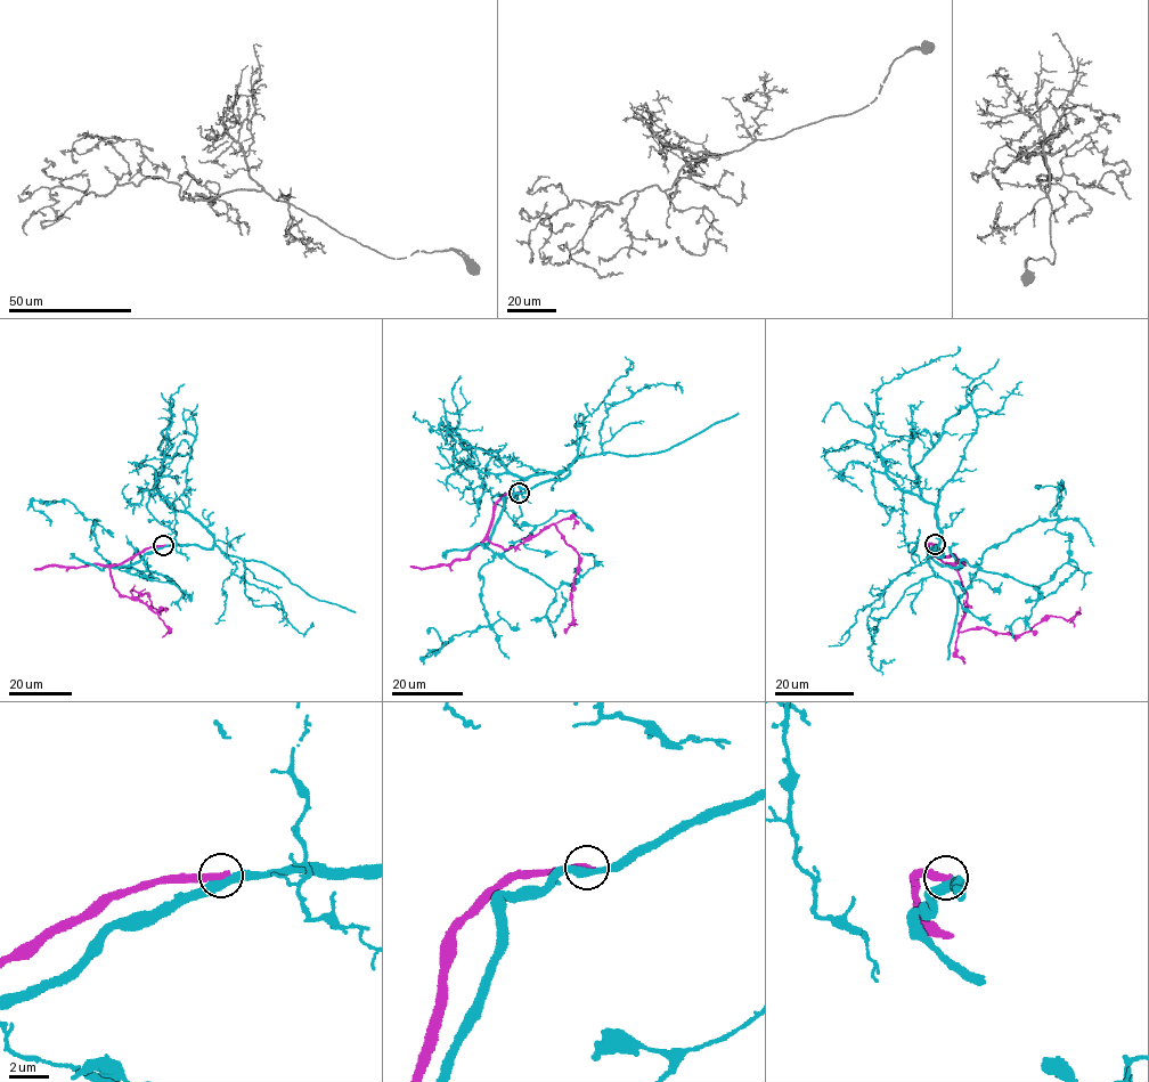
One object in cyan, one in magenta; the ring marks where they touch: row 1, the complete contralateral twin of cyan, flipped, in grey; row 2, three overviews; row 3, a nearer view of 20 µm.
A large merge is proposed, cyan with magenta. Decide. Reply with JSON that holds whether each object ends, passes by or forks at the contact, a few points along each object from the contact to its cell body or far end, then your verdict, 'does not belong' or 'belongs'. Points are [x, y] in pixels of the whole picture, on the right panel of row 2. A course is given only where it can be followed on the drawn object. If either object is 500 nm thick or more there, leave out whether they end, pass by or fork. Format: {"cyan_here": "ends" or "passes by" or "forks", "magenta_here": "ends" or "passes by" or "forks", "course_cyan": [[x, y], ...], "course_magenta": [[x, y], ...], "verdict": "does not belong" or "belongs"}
{"cyan_here": "passes by", "magenta_here": "ends", "course_cyan": [[935, 544], [939, 556], [935, 506], [889, 479], [873, 449], [872, 423], [879, 387], [953, 355], [958, 347]], "course_magenta": [[934, 544], [968, 599], [960, 632], [1017, 635], [1050, 617], [1074, 618], [1080, 607]], "verdict": "does not belong"}

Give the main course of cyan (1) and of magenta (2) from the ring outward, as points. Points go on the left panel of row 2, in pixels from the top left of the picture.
1: (162, 545), (213, 546), (206, 530), (186, 512), (177, 512), (154, 487), (173, 415), (170, 397), (184, 383)
2: (163, 545), (109, 569), (122, 595), (156, 612), (165, 609), (153, 607), (148, 593), (140, 594), (135, 584)

